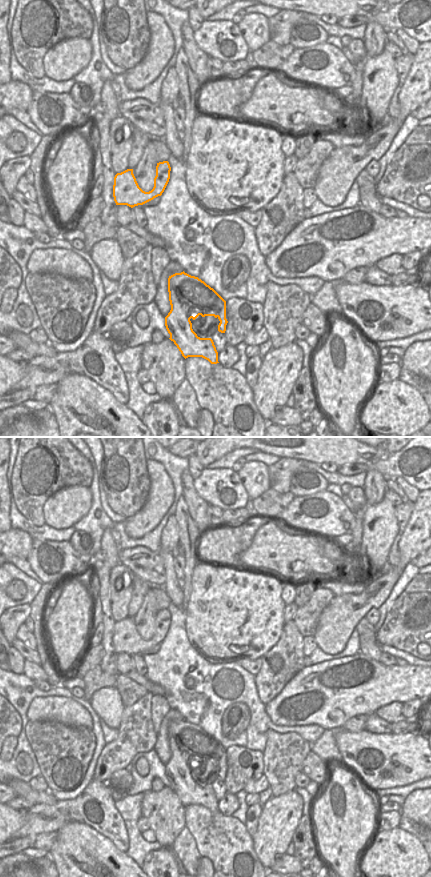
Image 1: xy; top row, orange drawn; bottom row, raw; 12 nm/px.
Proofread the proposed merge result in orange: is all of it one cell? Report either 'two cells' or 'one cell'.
one cell

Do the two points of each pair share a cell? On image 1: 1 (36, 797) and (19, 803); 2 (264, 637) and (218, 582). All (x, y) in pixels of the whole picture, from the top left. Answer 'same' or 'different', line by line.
1: different
2: same

